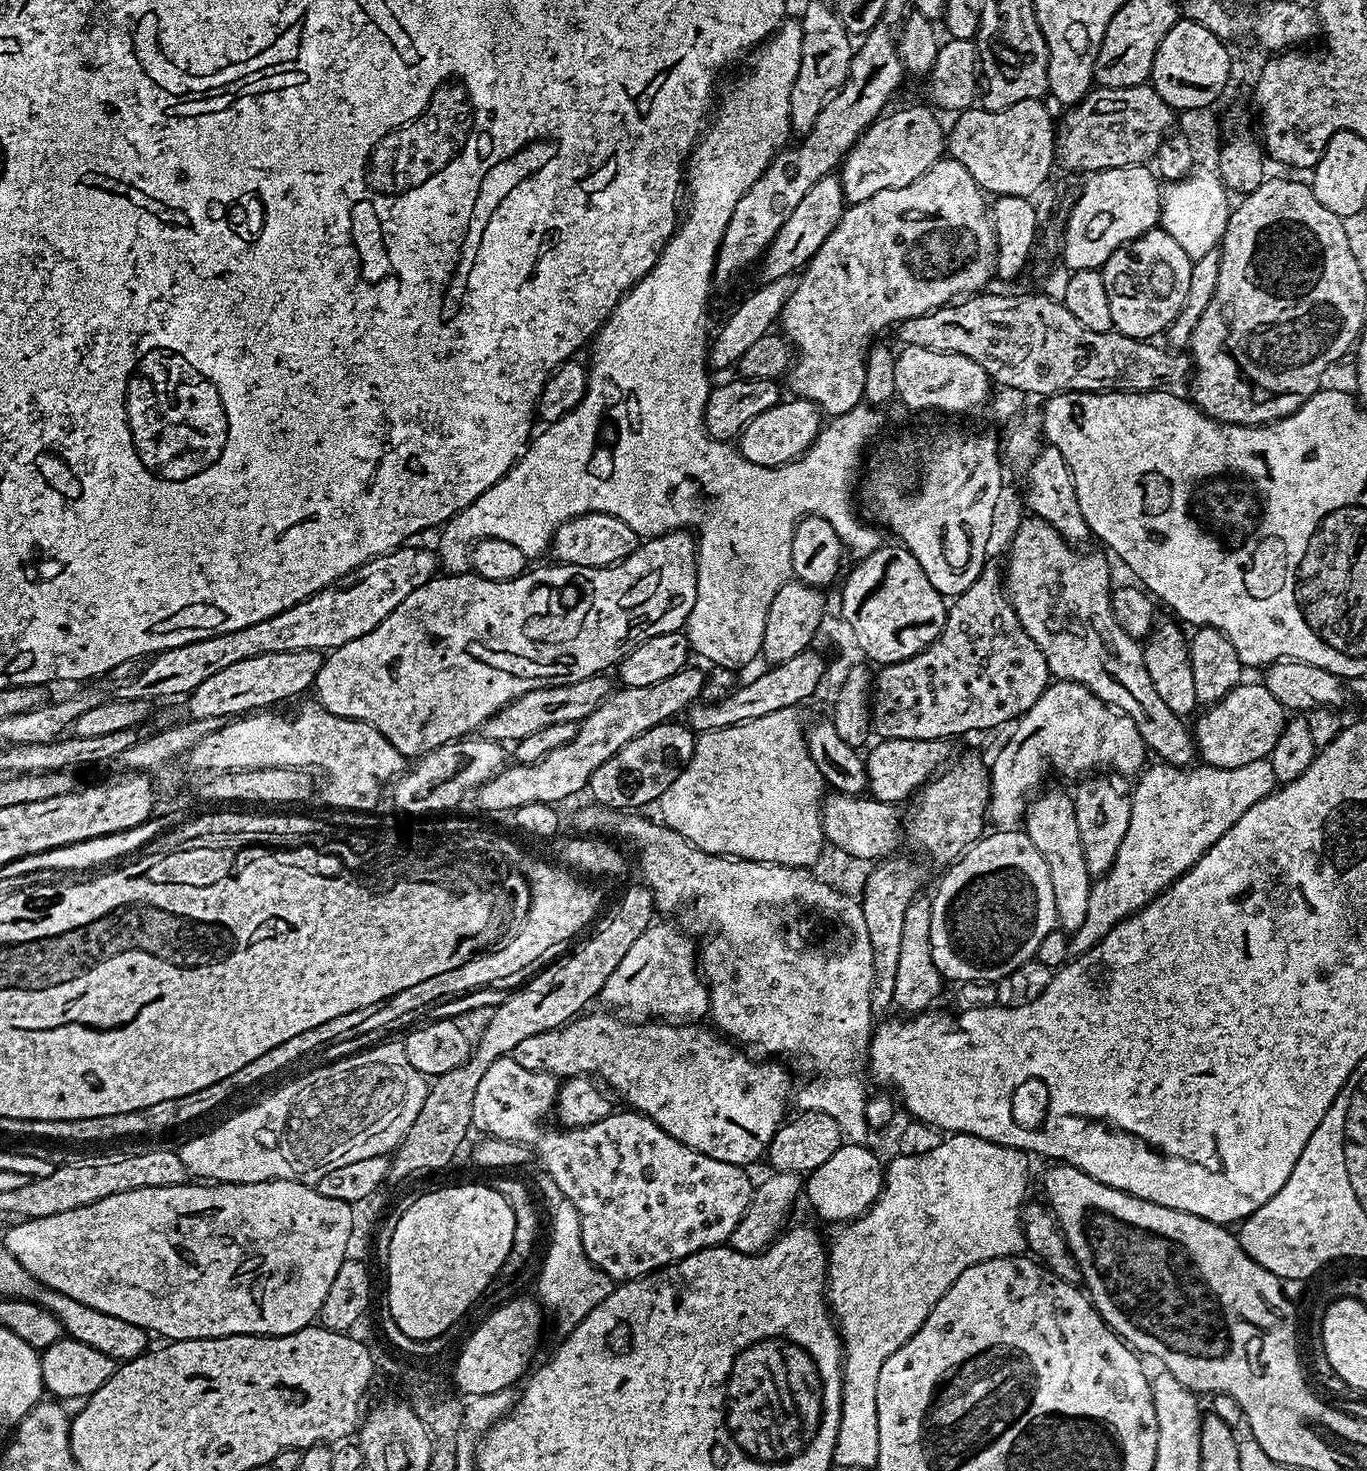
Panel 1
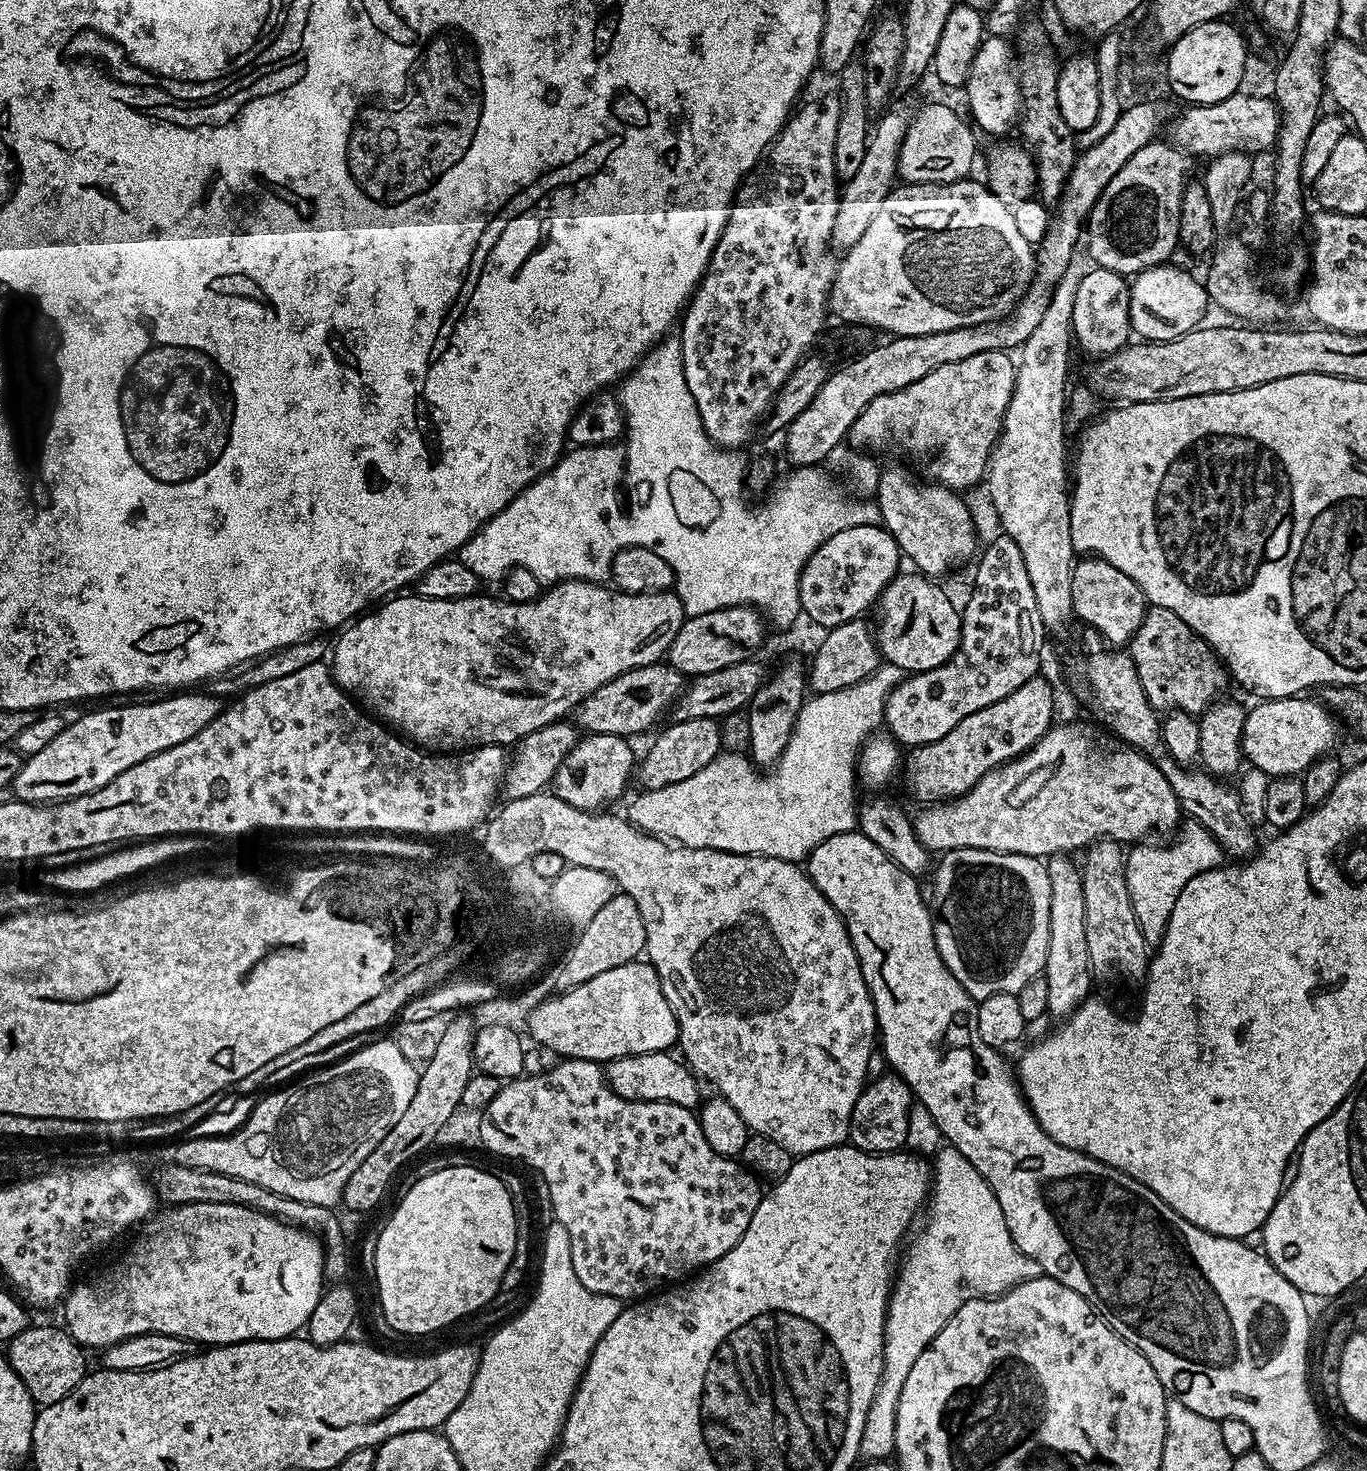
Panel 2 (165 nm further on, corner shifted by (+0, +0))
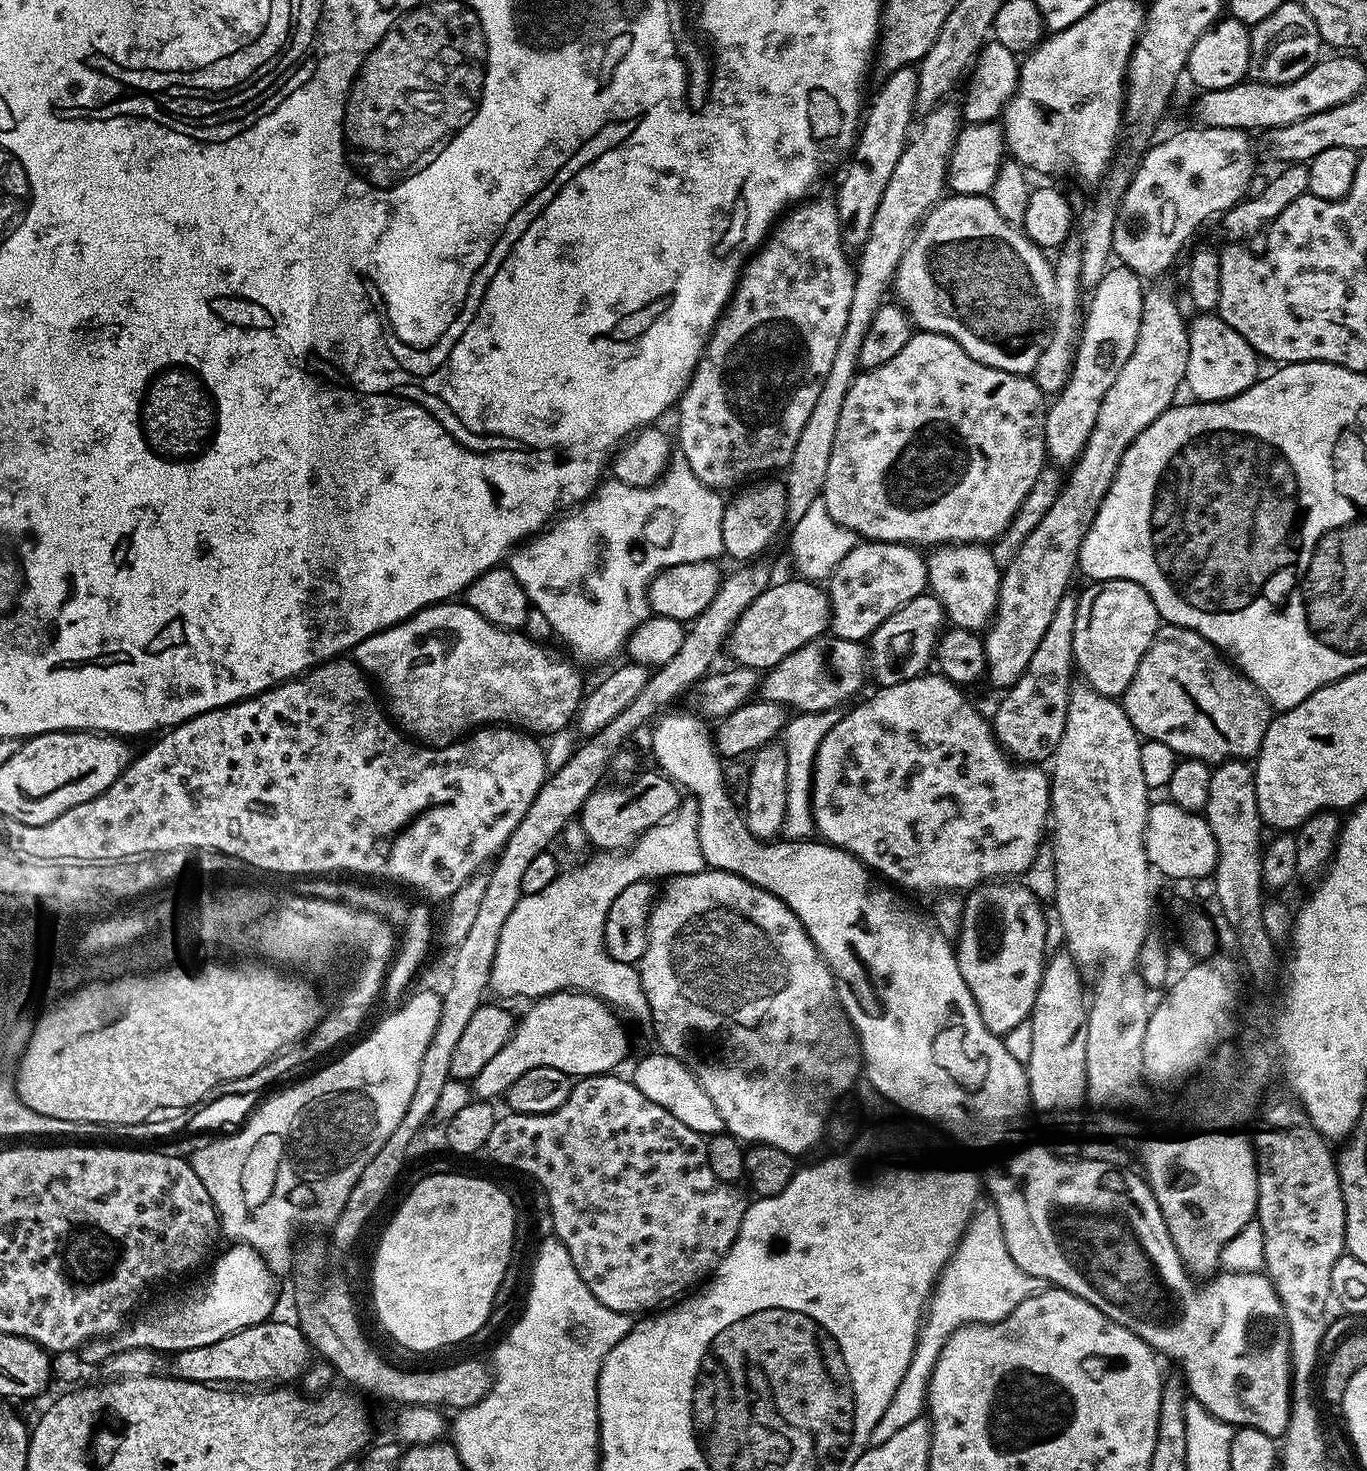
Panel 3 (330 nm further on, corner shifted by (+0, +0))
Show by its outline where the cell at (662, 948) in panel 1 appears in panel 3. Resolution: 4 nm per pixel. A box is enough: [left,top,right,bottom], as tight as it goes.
[471,991,627,1102]

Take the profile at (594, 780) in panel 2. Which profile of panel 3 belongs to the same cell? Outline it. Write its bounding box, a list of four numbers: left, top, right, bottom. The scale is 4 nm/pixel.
[578,771,682,854]

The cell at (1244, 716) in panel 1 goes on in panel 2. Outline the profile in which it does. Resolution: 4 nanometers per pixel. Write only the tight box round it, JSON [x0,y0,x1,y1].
[1241,695,1338,778]

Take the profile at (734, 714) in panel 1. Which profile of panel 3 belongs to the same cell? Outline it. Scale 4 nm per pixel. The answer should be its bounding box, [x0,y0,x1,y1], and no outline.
[866,594,946,688]

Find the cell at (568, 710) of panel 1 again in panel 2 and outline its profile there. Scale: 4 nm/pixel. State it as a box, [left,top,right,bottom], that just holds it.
[574,662,686,738]

